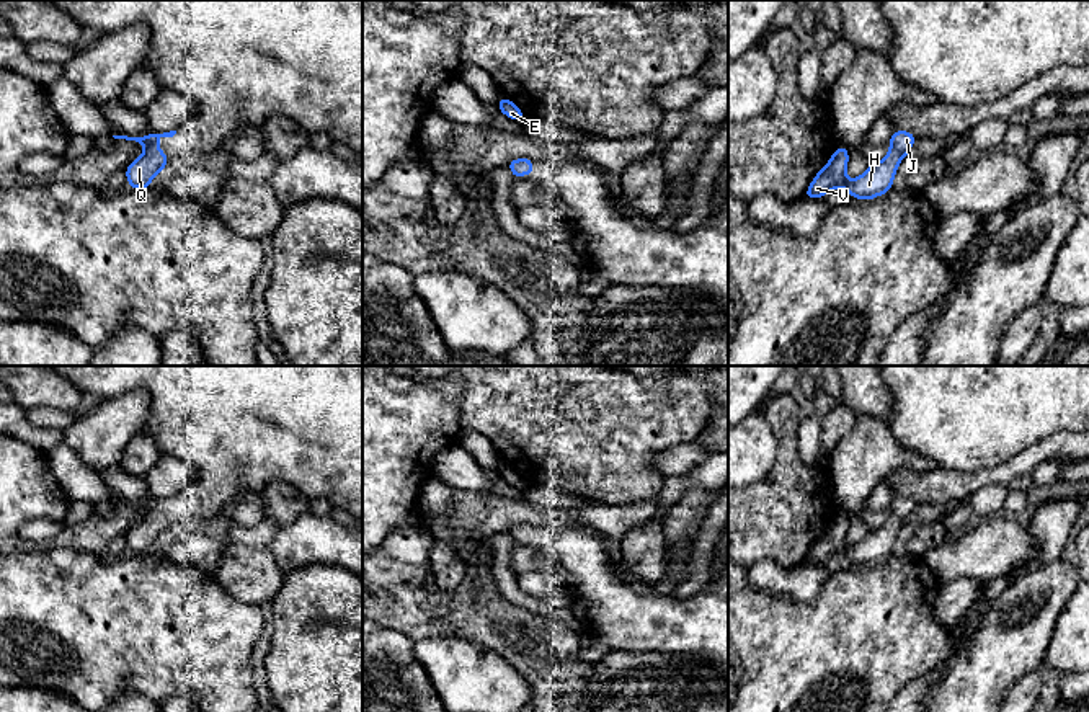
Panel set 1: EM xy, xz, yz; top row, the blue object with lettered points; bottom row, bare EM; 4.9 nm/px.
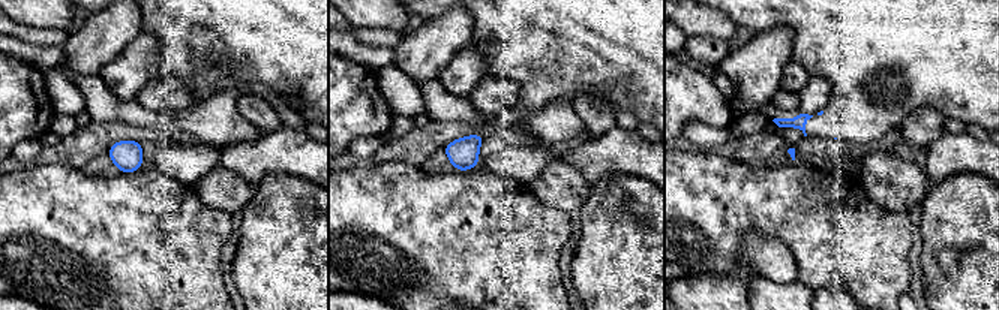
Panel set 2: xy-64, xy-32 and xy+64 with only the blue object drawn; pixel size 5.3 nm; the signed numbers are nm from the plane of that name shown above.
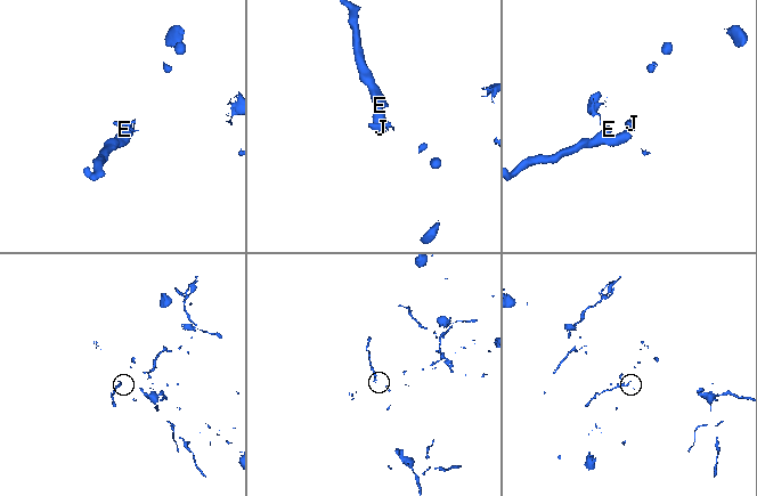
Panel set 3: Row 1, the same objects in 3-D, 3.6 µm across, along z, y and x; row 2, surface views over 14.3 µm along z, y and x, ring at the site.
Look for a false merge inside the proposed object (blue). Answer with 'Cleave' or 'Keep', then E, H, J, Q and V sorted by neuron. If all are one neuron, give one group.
Keep. Groups: E H J Q V

